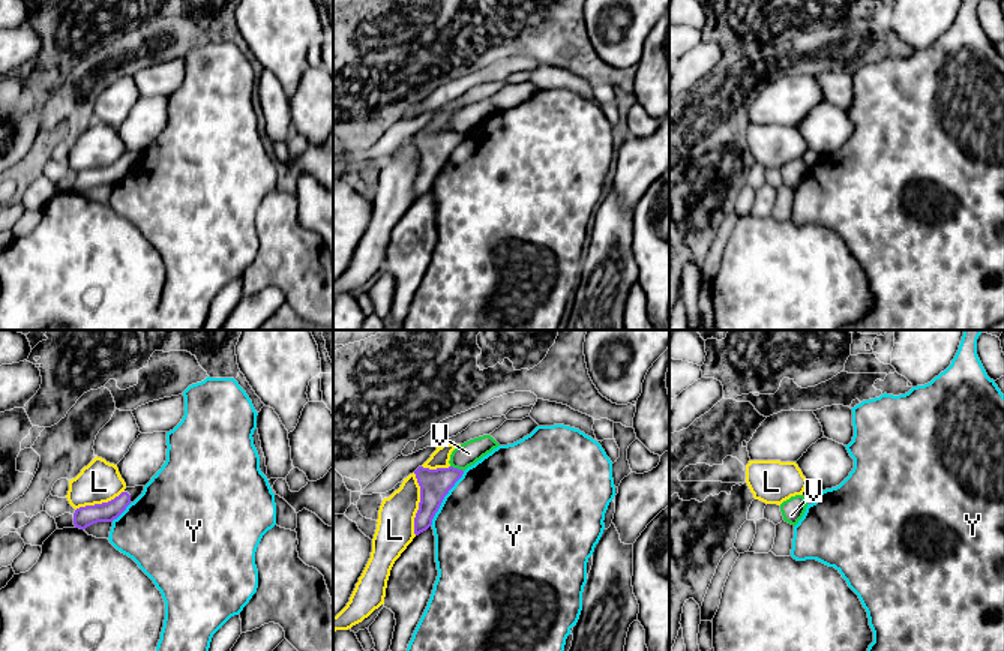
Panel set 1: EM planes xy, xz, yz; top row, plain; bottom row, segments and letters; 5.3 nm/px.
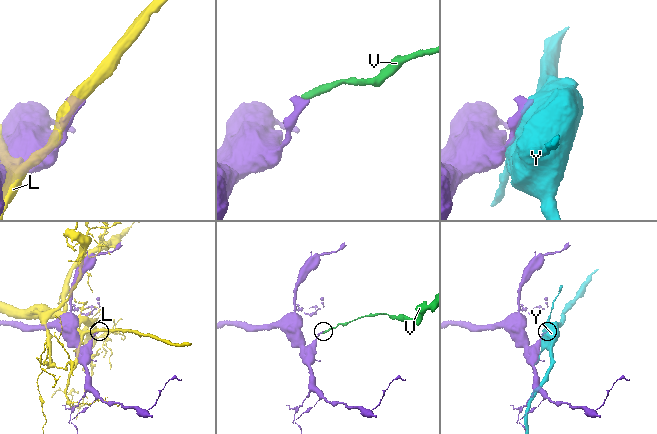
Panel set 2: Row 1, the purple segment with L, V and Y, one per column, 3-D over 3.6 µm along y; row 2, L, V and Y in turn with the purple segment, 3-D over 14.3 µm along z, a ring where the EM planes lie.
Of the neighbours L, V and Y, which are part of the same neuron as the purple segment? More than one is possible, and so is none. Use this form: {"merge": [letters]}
{"merge": []}

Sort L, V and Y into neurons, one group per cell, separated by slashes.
L / V / Y

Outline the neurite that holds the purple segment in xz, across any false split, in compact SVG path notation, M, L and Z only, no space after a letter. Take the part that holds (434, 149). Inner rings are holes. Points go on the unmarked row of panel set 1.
M419 130L414 138L420 150L420 166L414 182L414 198L419 200L432 189L444 160L462 141L464 135L453 130L437 134Z

